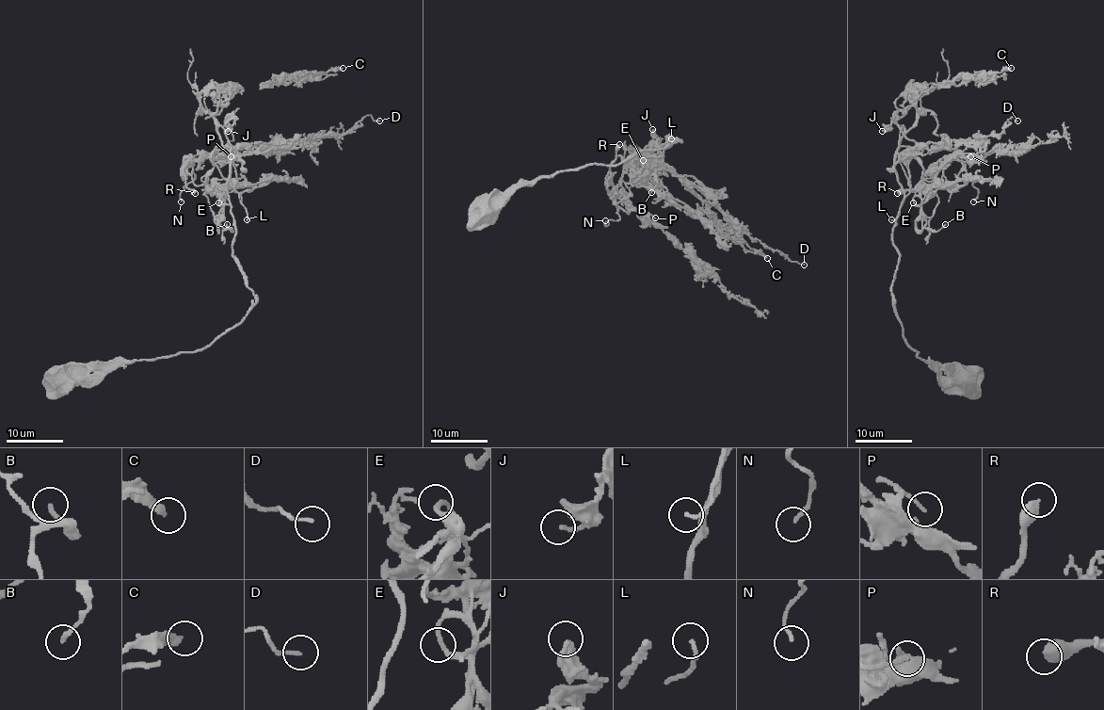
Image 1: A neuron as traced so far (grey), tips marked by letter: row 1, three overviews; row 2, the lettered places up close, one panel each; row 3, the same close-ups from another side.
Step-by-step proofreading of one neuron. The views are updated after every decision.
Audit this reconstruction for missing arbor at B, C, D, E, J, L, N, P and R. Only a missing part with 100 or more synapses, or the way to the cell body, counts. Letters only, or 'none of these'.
none of these

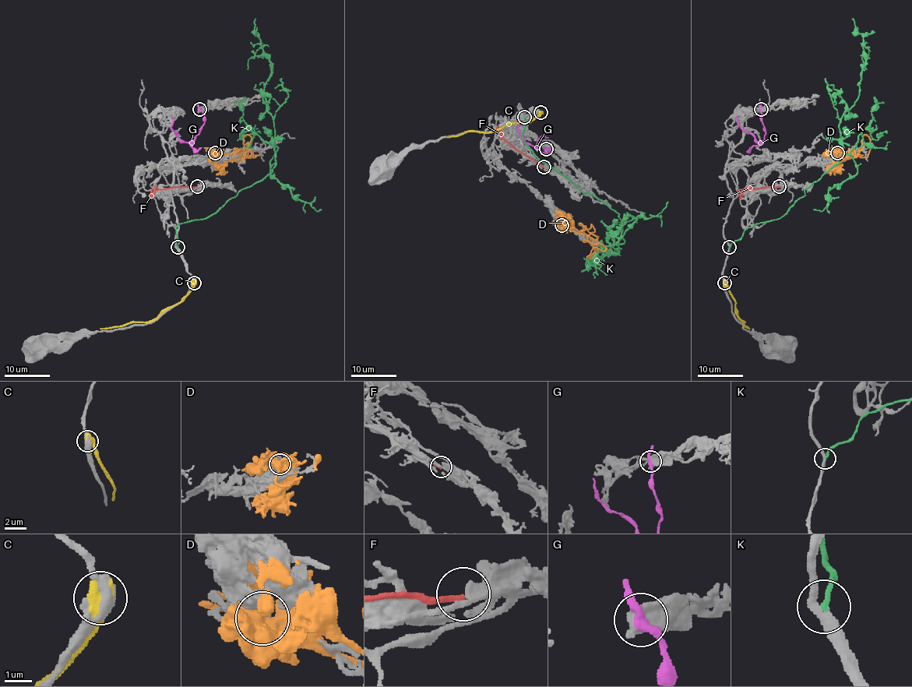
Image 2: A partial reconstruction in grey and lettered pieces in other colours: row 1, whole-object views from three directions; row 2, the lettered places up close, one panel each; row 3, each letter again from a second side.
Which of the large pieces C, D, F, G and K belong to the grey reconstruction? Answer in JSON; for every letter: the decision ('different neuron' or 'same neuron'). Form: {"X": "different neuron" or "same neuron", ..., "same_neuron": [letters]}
{"C": "different neuron", "D": "different neuron", "F": "different neuron", "G": "different neuron", "K": "same neuron", "same_neuron": ["K"]}

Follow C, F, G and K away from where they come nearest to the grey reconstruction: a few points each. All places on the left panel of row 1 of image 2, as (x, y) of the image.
C: (194, 282), (190, 291), (180, 301), (166, 308), (155, 318), (100, 329)
F: (197, 186), (156, 189), (150, 199)
G: (199, 109), (204, 116), (204, 123), (201, 132), (188, 142), (180, 139), (173, 131), (173, 116)
K: (177, 247), (177, 227), (207, 218), (275, 167), (274, 118), (265, 97), (270, 63), (255, 33), (255, 19)

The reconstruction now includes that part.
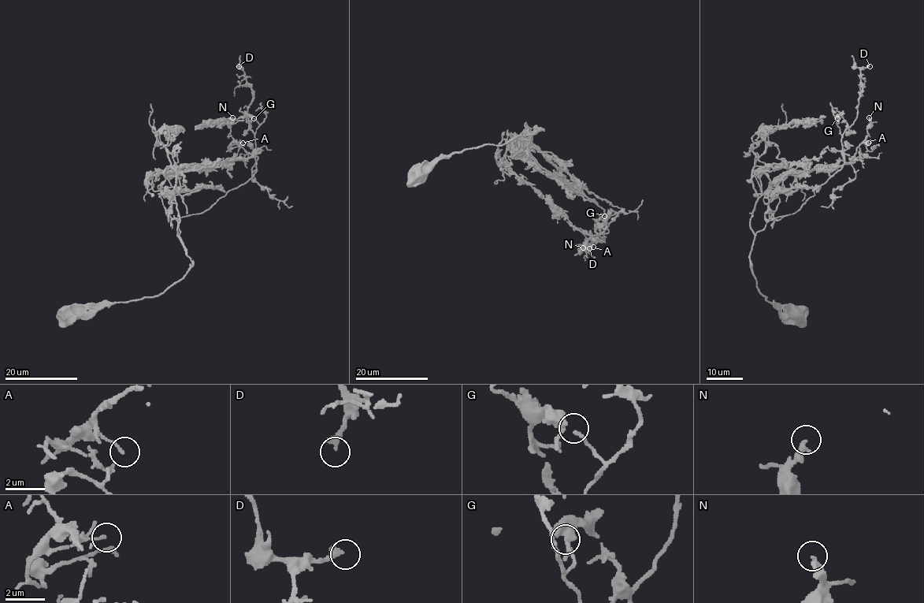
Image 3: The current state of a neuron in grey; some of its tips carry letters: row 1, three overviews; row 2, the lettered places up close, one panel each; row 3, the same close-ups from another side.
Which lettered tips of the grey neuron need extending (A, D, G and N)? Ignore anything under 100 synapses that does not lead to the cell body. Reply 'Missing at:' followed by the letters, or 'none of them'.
Missing at: D

